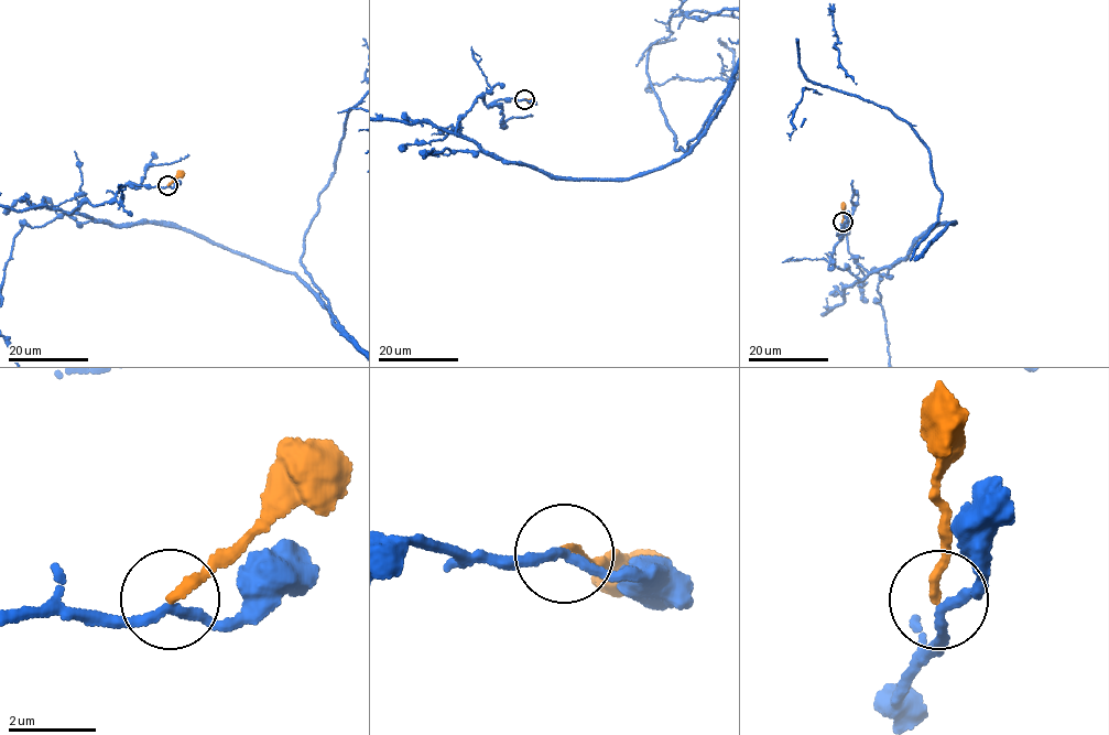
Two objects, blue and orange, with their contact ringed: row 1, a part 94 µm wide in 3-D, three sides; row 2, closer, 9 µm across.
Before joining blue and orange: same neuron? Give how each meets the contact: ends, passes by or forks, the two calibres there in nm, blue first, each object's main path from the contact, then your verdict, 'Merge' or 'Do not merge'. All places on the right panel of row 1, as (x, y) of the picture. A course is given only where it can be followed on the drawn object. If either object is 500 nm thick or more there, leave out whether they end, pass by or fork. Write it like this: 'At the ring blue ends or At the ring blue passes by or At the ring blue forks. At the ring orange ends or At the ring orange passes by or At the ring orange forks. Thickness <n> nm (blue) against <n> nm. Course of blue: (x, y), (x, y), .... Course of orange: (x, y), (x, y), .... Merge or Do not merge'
At the ring blue passes by. At the ring orange ends. Thickness 200 nm (blue) against 220 nm. Course of orange: (843, 222), (844, 203). Do not merge

